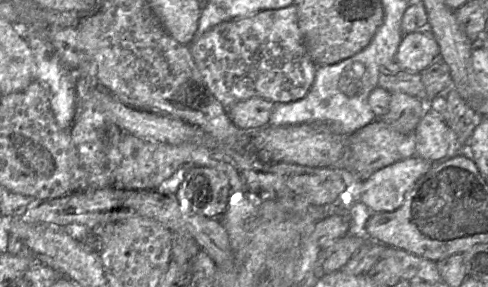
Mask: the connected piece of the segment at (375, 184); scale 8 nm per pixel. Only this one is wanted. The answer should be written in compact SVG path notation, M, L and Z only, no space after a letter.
M415 155L374 172L363 181L360 202L374 213L395 211L402 205L408 190L432 165Z

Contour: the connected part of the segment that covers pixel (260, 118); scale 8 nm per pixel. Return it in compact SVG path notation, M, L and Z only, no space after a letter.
M261 98L238 101L226 109L233 124L243 131L256 131L269 125L274 103Z

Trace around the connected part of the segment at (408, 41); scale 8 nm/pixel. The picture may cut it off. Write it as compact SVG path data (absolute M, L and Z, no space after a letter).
M429 28L405 34L394 62L401 71L420 74L440 58L440 49Z

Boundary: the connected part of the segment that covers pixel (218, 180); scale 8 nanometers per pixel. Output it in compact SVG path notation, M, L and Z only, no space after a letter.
M193 167L177 191L177 198L183 200L185 197L191 212L207 219L221 220L232 192L224 172L209 167Z

